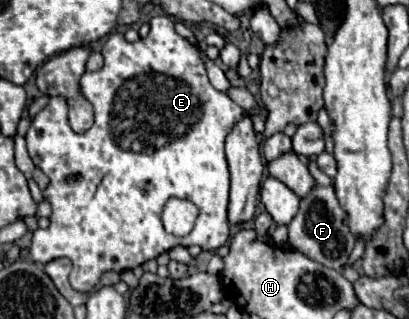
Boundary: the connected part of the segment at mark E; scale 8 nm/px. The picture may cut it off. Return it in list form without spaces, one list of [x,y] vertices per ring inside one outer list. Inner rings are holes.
[[[170,16],[152,18],[150,34],[138,42],[126,42],[122,32],[112,32],[102,46],[102,56],[104,66],[96,72],[84,72],[80,78],[80,92],[96,112],[94,126],[86,134],[68,130],[64,98],[54,96],[32,120],[26,134],[32,162],[50,178],[44,198],[52,204],[50,226],[46,230],[36,230],[32,236],[30,260],[48,264],[60,256],[70,258],[74,266],[70,284],[80,292],[90,292],[106,270],[130,270],[178,244],[198,244],[202,250],[210,252],[228,240],[230,174],[224,158],[224,140],[232,130],[232,124],[236,124],[236,120],[244,114],[238,104],[210,84],[198,50],[176,34],[174,20]],[[66,176],[78,178],[66,182]],[[174,196],[194,202],[200,210],[192,234],[184,238],[170,236],[160,220],[166,200]]]

